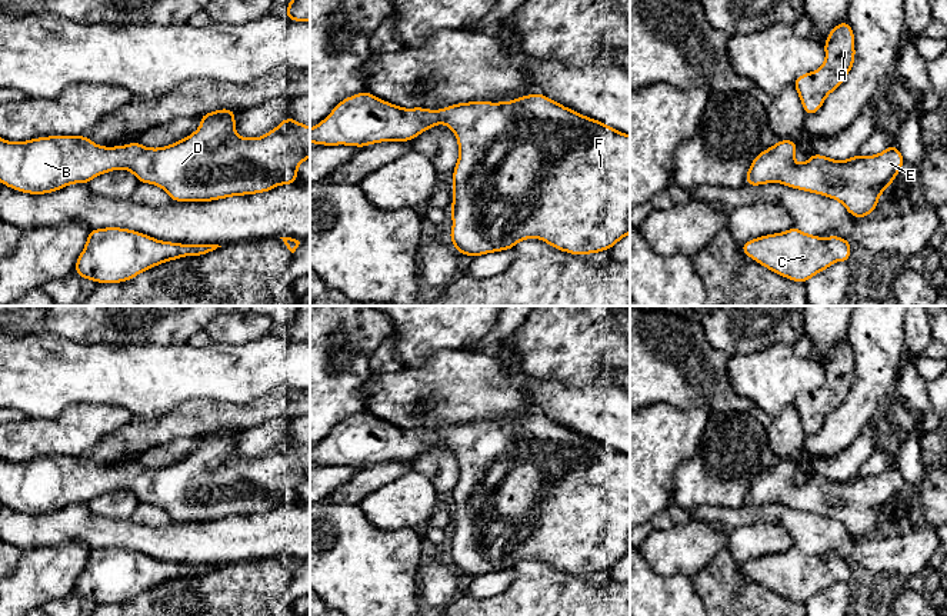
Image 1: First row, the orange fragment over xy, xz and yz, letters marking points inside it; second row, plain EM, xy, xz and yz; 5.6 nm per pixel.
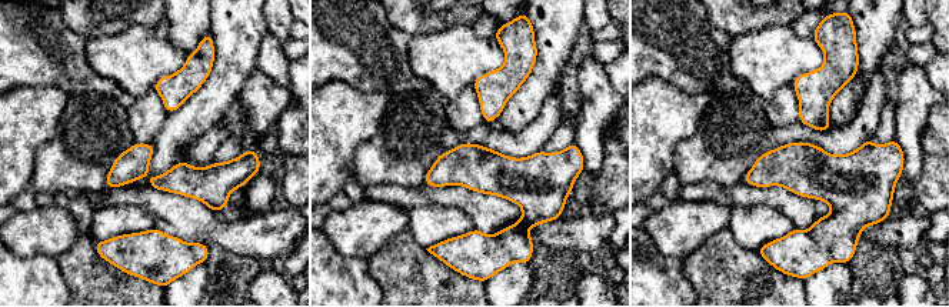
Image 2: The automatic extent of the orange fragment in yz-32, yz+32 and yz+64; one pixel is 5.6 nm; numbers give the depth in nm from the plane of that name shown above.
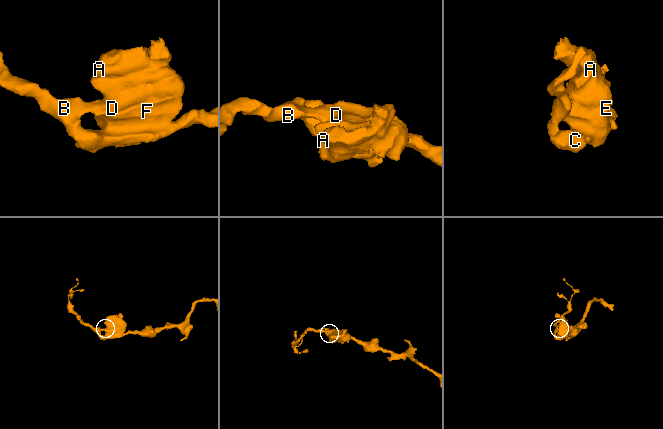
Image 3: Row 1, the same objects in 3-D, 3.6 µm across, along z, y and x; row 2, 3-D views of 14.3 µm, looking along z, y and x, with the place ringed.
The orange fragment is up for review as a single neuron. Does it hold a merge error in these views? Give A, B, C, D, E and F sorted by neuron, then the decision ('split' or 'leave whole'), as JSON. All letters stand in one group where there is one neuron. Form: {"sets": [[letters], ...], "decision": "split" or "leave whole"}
{"sets": [["A", "B", "C", "D", "E", "F"]], "decision": "leave whole"}

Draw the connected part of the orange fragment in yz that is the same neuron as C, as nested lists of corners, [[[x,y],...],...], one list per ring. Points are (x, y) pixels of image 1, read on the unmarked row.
[[[796,546],[783,553],[751,559],[740,567],[766,589],[803,605],[836,580],[847,583],[851,575],[850,560],[840,556],[821,559]]]

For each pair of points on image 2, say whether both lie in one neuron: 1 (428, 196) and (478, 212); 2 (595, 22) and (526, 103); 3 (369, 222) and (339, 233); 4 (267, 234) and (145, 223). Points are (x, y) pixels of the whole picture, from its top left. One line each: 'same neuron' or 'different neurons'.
1: same neuron
2: different neurons
3: same neuron
4: different neurons

